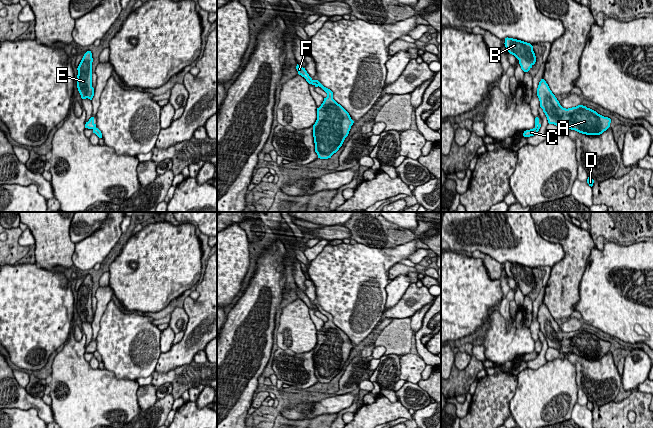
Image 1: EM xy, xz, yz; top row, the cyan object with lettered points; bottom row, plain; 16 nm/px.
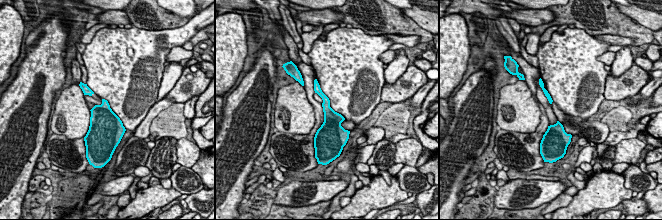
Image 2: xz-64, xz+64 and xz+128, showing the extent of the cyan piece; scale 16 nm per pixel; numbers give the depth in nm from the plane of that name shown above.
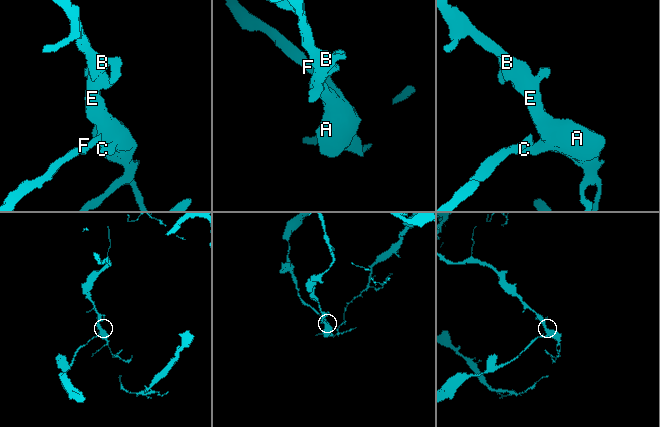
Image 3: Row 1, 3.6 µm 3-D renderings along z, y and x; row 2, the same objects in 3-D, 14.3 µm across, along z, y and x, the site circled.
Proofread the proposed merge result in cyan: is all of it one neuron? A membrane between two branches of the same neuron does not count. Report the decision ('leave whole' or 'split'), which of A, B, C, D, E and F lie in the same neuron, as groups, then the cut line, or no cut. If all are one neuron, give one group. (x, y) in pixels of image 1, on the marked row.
split; A B C D E / F; cut in xz along (315, 80), (319, 85)

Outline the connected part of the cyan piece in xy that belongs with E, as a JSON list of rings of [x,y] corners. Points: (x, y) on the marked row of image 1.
[[[87,51],[77,68],[77,88],[82,99],[88,98],[92,100],[94,96],[94,88],[92,87],[92,62],[92,53],[91,51]]]

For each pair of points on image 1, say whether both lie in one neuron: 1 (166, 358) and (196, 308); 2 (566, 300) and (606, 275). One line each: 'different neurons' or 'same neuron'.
1: same neuron
2: different neurons

